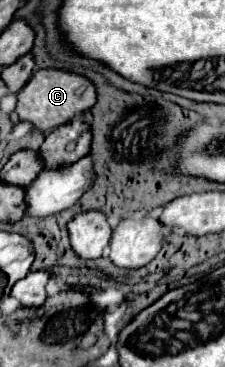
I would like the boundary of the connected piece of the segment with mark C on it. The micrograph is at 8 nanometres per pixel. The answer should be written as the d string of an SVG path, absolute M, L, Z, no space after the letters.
M38 69L26 87L20 91L16 113L22 121L32 121L36 129L46 131L58 125L64 125L78 117L82 111L90 109L96 103L96 85L84 77L64 69Z

